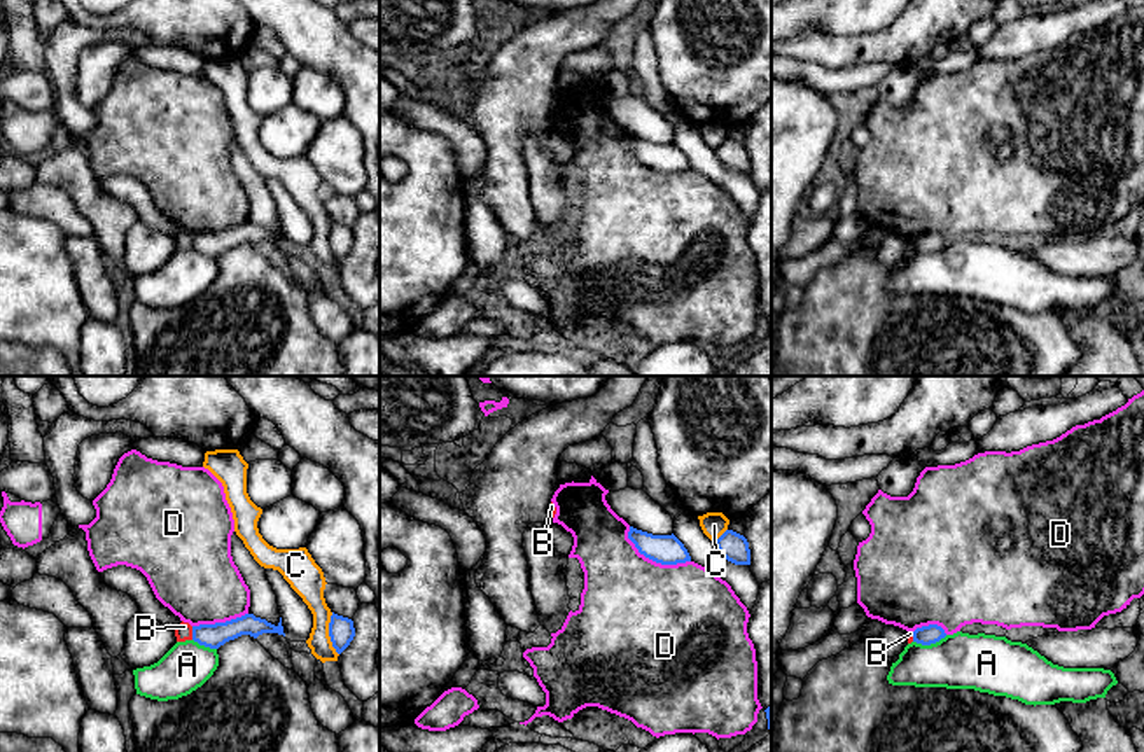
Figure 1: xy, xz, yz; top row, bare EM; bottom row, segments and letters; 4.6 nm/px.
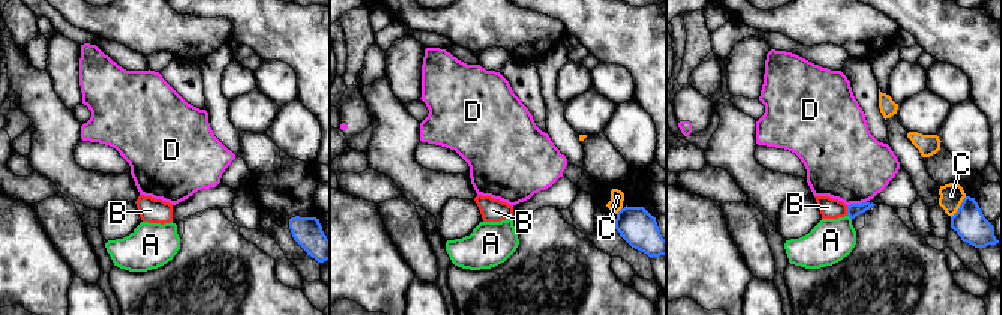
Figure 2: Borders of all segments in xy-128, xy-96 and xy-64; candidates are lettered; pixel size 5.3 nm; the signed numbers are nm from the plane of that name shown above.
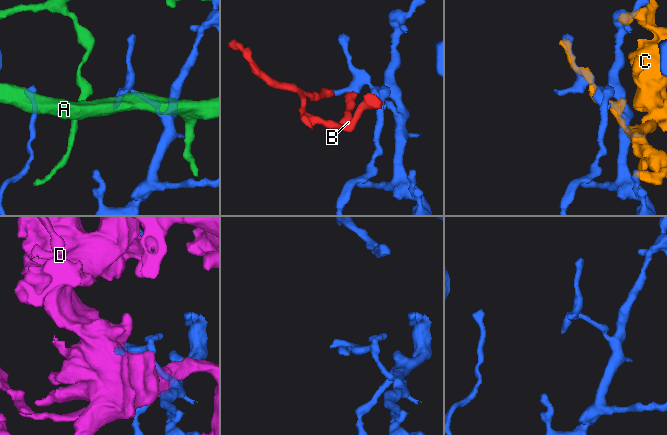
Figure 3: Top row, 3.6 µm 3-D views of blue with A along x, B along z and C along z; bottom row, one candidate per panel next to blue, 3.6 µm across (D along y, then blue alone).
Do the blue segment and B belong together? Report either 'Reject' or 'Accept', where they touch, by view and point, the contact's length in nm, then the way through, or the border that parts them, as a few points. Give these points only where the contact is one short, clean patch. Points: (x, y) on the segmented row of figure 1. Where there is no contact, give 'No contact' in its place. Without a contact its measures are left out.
Reject. Touches blue at xy (193, 633). Shared border 60 nm. Boundary: xy (191, 626), (193, 639)

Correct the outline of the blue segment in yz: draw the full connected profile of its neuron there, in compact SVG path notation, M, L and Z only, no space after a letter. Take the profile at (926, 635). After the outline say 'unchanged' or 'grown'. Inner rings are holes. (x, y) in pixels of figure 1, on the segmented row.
M938 624L922 626L913 631L913 642L922 645L936 644L945 637L946 637L945 630Z; unchanged

